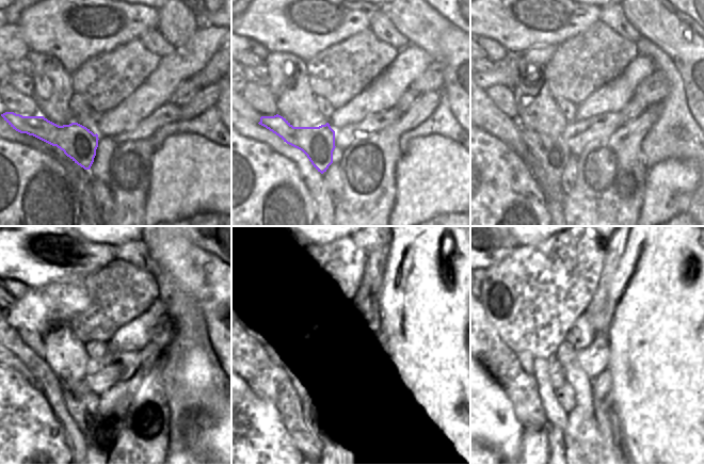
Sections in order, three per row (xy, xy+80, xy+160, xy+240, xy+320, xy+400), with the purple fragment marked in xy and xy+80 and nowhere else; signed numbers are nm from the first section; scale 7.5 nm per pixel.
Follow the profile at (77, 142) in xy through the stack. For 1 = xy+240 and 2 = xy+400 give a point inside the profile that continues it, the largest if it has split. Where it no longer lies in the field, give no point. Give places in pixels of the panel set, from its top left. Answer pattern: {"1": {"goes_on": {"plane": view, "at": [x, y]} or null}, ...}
{"1": {"goes_on": {"plane": "xy+240", "at": [75, 395]}}, "2": {"goes_on": {"plane": "xy+400", "at": [555, 436]}}}

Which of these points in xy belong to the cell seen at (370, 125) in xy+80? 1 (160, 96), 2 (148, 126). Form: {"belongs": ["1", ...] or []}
{"belongs": ["2"]}

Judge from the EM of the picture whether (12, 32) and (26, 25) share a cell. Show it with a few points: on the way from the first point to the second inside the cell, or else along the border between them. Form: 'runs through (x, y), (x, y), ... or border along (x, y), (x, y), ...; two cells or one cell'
border along (16, 25), (30, 49); two cells

